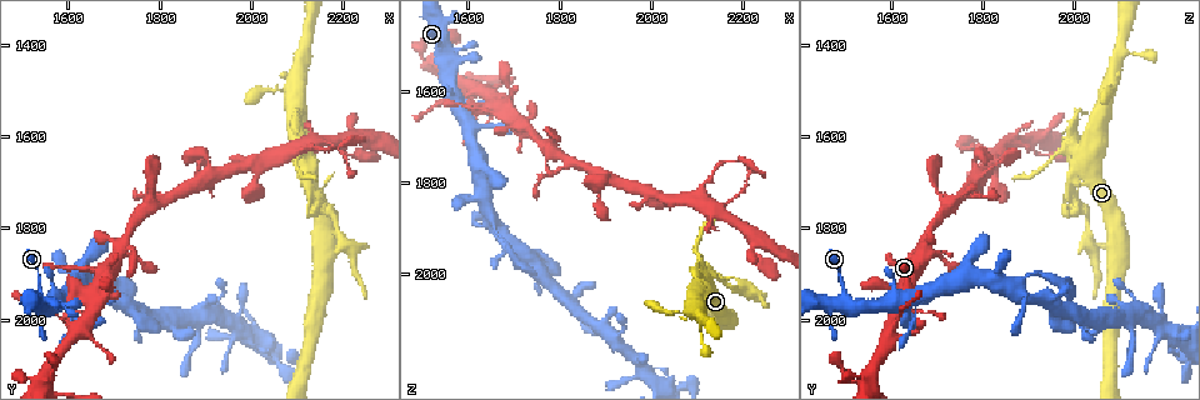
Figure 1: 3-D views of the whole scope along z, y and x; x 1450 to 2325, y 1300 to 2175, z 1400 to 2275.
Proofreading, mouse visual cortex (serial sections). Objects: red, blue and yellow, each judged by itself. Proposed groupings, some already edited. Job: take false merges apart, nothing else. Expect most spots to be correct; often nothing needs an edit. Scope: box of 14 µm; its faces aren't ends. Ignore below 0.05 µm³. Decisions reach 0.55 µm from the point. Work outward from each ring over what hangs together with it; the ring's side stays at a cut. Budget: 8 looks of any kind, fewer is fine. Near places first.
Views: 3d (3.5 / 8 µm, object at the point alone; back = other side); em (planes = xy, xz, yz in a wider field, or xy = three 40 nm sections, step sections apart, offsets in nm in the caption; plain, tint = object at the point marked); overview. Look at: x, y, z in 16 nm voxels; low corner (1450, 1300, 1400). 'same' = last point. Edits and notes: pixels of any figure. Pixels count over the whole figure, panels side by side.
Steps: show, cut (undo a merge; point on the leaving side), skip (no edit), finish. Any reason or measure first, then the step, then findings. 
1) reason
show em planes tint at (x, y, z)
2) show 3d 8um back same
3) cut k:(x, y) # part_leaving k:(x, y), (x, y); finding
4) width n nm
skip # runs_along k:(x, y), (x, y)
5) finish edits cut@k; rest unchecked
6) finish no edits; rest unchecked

three arms meet
show 3d 8um at (1625, 2020, 1600)

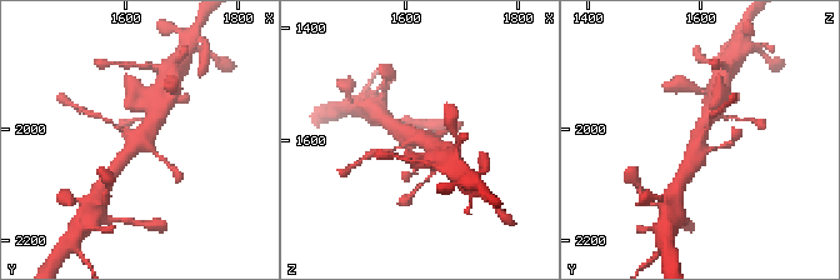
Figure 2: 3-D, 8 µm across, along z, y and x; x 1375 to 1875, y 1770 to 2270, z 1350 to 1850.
show 3d 3.5um at (1630, 2020, 1595)

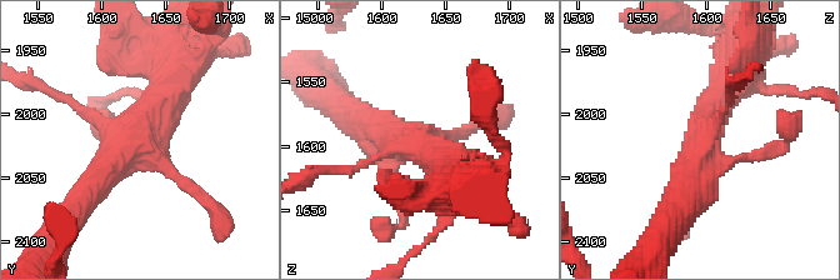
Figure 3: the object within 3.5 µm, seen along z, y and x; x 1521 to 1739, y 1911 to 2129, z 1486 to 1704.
skip # runs_along 3:(176, 73), (138, 138), (84, 199); one cell here

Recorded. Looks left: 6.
four or more arms meet
show 3d 3.5um at (1550, 2135, 1540)

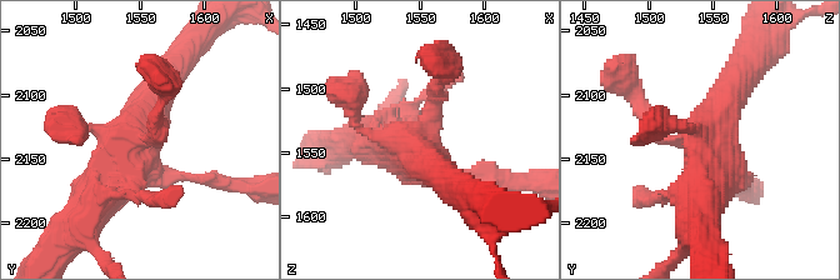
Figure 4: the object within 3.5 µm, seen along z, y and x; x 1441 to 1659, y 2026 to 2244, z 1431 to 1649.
shape alone is not enough
show em xy step 1 tint at (1552, 2136, 1536)

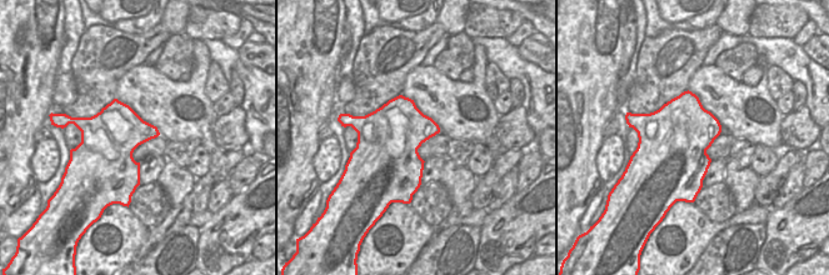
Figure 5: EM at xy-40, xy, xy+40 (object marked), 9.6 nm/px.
skip # runs_along 4:(168, 75), (133, 163), (186, 175); one cell here

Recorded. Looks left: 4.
two arms in line, one across
show em planes tint at (1955, 2005, 2180)

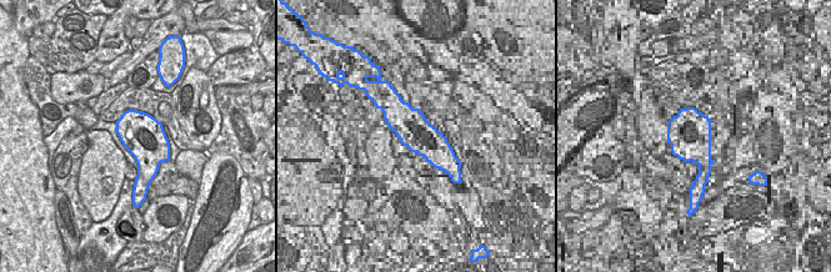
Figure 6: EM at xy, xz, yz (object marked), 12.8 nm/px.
wider look
show 3d 3.5um back same

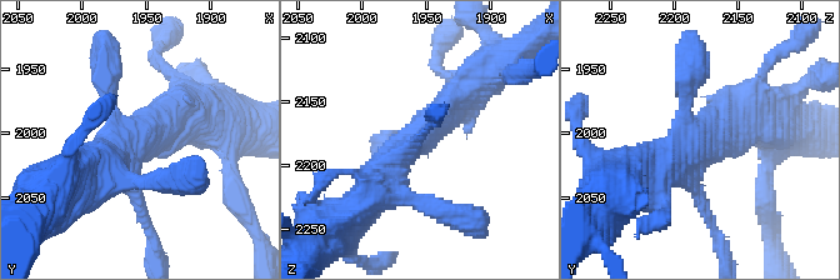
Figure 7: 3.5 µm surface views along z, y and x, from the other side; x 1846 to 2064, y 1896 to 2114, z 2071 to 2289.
skip # runs_along 7:(473, 86), (396, 154), (369, 199); all the same cell

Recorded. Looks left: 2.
finish no edits; rest unchecked

